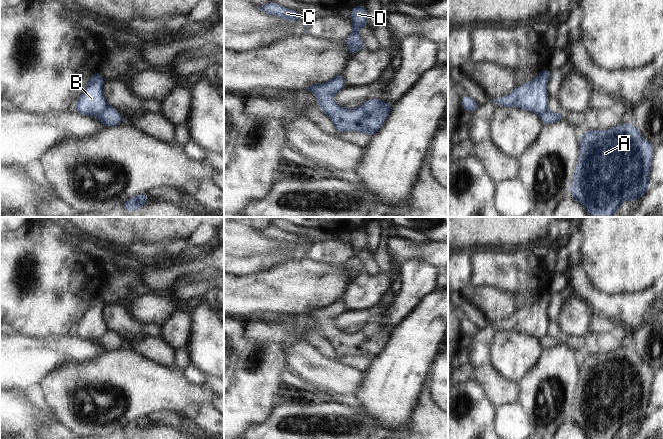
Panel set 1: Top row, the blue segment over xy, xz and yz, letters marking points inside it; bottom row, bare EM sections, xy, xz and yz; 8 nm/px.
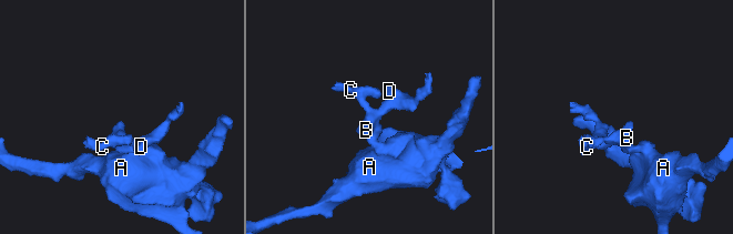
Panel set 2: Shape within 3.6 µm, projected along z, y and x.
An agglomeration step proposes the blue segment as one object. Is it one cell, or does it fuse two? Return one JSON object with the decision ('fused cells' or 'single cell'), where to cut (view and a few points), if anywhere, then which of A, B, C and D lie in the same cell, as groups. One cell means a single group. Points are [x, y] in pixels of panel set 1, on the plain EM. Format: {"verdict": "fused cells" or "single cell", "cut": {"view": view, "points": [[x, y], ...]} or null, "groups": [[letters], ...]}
{"verdict": "fused cells", "cut": {"view": "xy", "points": [[107, 329], [95, 340]]}, "groups": [["A", "D"], ["B", "C"]]}

